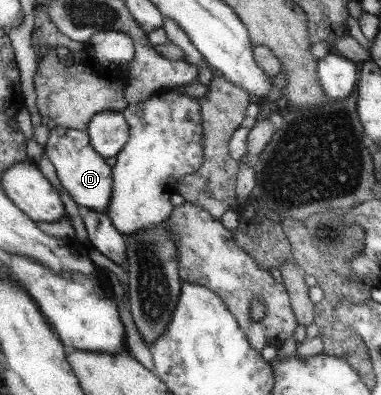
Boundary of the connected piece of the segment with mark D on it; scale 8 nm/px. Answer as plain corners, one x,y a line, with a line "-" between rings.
57,126
50,130
43,147
49,162
55,167
60,184
78,206
104,212
109,209
115,180
111,180
111,166
105,162
104,155
100,155
92,146
87,130

